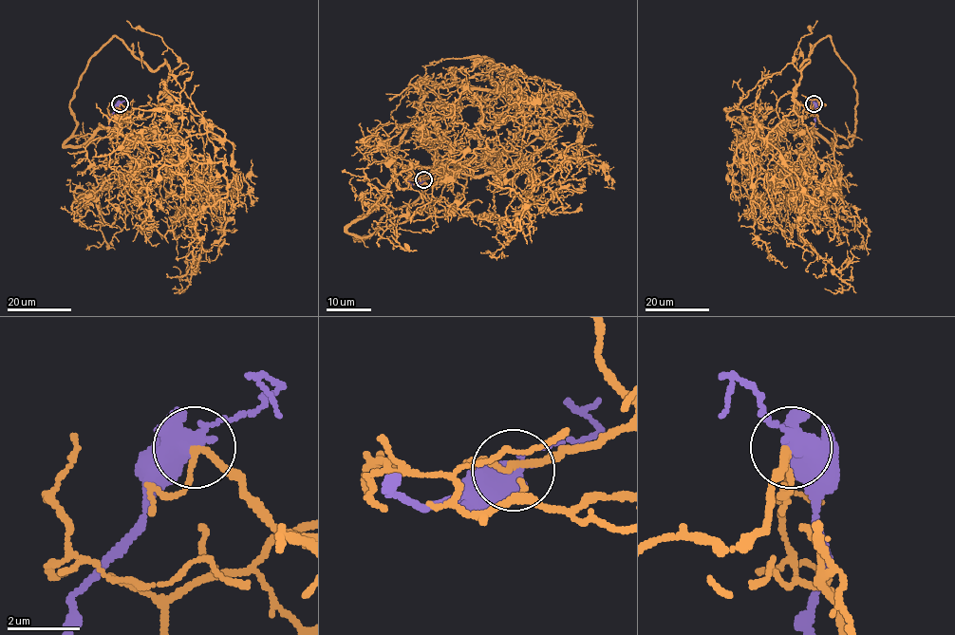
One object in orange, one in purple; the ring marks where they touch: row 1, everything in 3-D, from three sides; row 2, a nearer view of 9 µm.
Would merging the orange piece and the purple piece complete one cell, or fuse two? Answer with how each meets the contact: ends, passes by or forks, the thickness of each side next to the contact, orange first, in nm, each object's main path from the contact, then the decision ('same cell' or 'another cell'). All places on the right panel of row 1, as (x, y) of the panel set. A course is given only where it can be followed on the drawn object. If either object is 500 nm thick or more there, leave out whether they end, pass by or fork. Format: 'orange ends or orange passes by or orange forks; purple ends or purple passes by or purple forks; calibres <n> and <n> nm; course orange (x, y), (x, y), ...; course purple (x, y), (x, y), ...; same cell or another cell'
calibres 160 and 550 nm; course orange (813, 103), (776, 108), (792, 132), (854, 136), (834, 134), (833, 163), (861, 244); course purple (813, 103), (815, 126); same cell

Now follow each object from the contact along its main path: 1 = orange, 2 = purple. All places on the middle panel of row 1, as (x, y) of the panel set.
1: (423, 179), (482, 165), (478, 128), (347, 227), (455, 208), (379, 246)
2: (423, 179), (420, 182), (408, 182)

